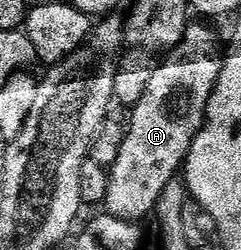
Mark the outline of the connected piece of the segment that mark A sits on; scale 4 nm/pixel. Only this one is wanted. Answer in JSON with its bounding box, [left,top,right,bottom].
[106,22,224,222]

